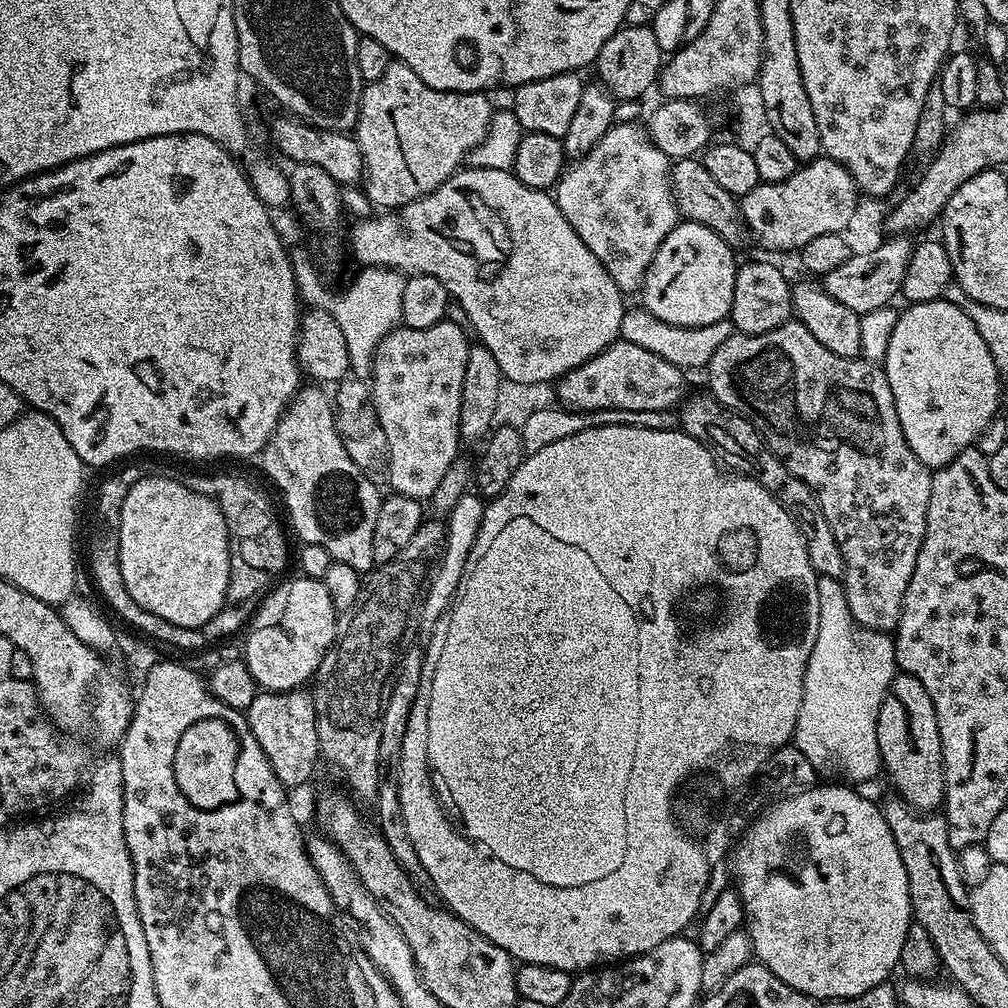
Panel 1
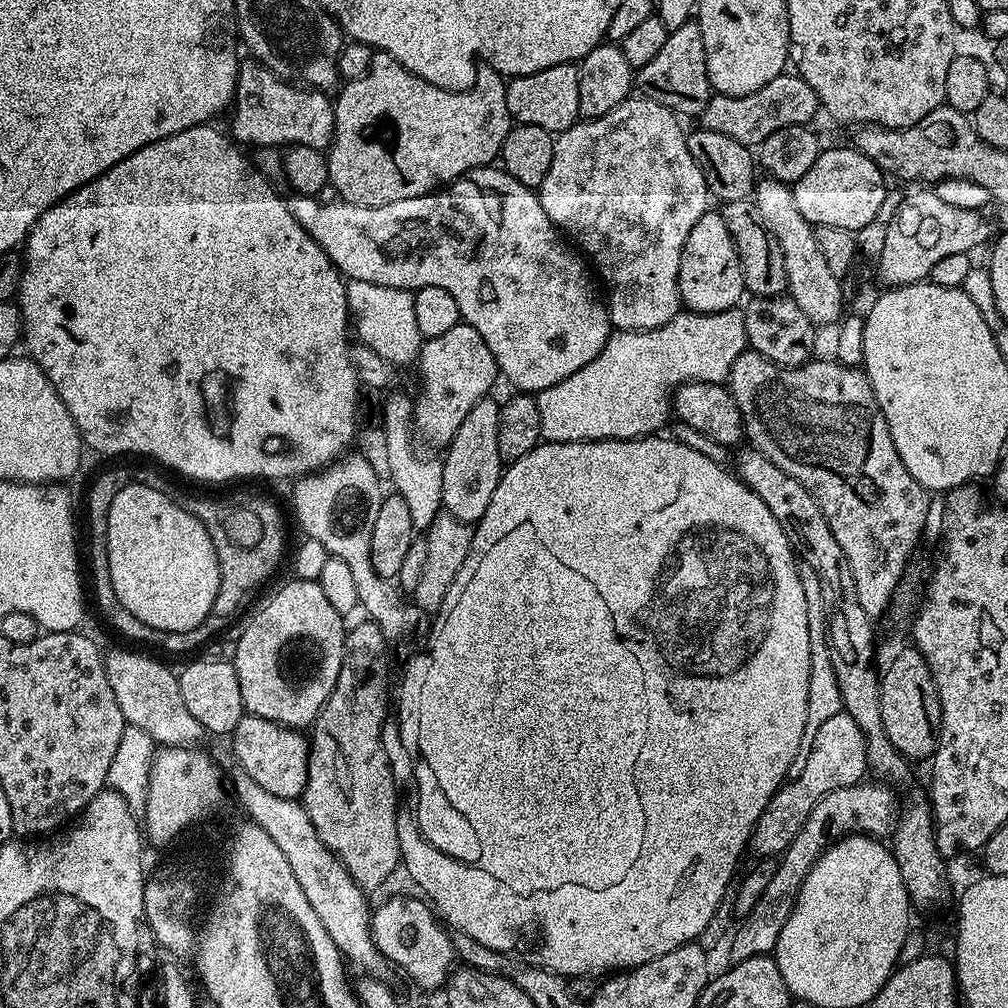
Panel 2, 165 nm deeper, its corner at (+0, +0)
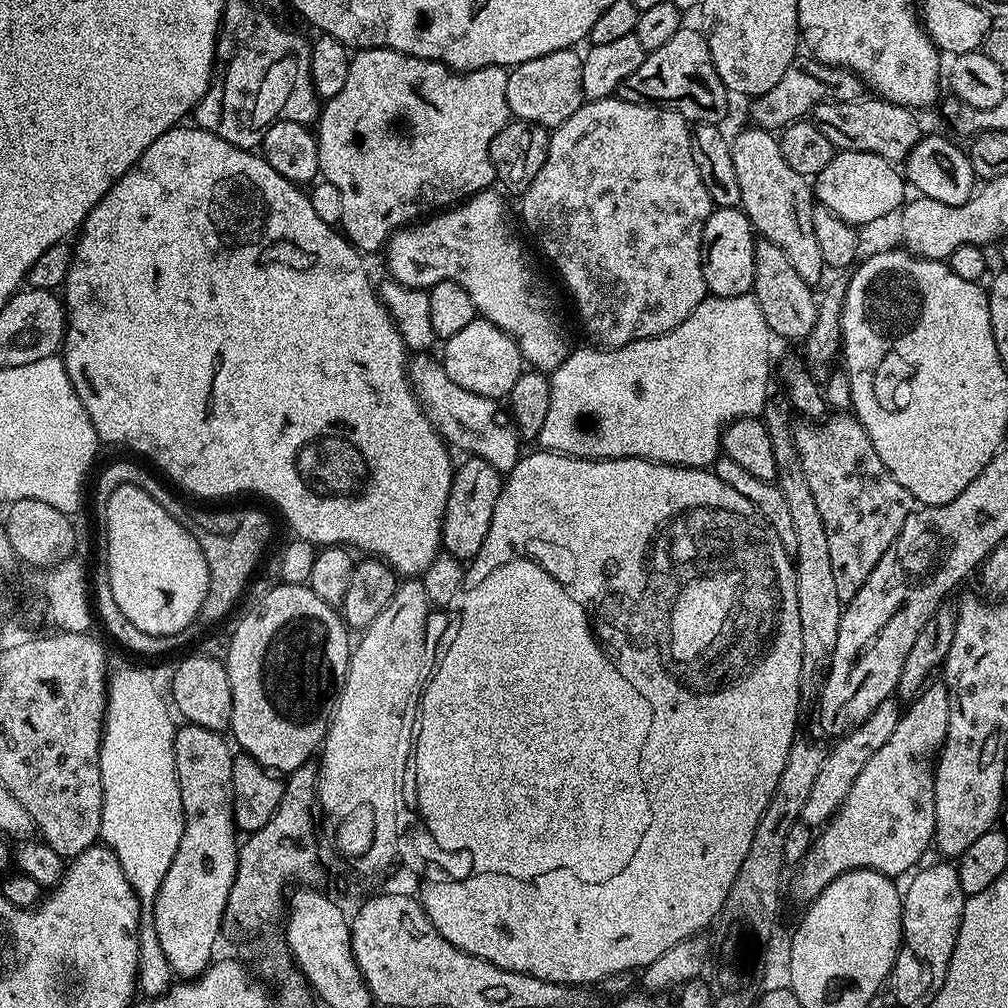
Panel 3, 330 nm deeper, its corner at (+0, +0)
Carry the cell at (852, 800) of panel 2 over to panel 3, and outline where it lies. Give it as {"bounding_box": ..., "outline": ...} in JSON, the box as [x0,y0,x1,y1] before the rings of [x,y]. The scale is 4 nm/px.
{"bounding_box":[790,678,951,904],"outline":[[[936,678],[925,684],[901,711],[898,726],[894,726],[886,746],[862,766],[862,774],[854,778],[854,786],[842,806],[815,833],[806,855],[799,857],[800,865],[790,876],[794,903],[811,904],[834,878],[853,868],[873,868],[883,876],[900,878],[903,872],[911,873],[921,863],[928,848],[930,852],[936,835],[934,761],[944,747],[951,705],[948,687],[943,679]]]}

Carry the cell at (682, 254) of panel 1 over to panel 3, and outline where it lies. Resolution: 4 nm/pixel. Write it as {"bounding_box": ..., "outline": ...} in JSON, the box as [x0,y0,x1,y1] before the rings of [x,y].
{"bounding_box":[702,208,757,296],"outline":[[[716,208],[706,218],[706,226],[702,230],[702,250],[704,251],[704,281],[709,293],[714,296],[747,296],[752,292],[754,282],[754,250],[756,249],[757,233],[754,231],[750,218],[743,208]]]}

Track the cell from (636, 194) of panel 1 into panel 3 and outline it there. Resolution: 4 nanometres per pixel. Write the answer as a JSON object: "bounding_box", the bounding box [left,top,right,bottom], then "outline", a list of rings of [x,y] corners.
{"bounding_box":[520,98,714,348],"outline":[[[609,98],[607,100],[590,100],[585,102],[582,107],[570,114],[570,118],[566,118],[566,122],[562,122],[556,128],[551,129],[548,138],[548,153],[546,154],[546,162],[542,162],[542,170],[538,170],[538,178],[534,178],[534,182],[530,182],[530,186],[522,193],[520,204],[520,216],[524,219],[524,224],[530,231],[536,235],[536,240],[540,243],[540,248],[544,251],[544,256],[550,263],[556,267],[556,272],[560,275],[562,283],[568,287],[568,292],[572,295],[572,300],[576,303],[576,312],[580,315],[580,320],[584,323],[584,332],[589,336],[593,345],[601,348],[621,348],[627,344],[632,344],[635,340],[645,340],[651,336],[661,336],[670,330],[674,330],[674,326],[682,323],[689,314],[694,310],[694,306],[698,306],[704,301],[704,297],[709,295],[708,287],[704,281],[704,251],[702,250],[702,230],[706,226],[706,218],[714,211],[714,205],[710,194],[706,194],[706,186],[702,186],[702,174],[698,174],[698,166],[694,166],[694,154],[692,153],[692,133],[690,131],[689,121],[685,120],[679,112],[673,112],[670,108],[662,108],[654,104],[635,104],[634,102],[626,102],[619,98]]]}

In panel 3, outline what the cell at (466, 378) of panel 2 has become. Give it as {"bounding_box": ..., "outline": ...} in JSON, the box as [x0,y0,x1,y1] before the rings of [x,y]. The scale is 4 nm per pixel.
{"bounding_box":[442,318,526,401],"outline":[[[483,318],[472,320],[470,326],[447,337],[443,344],[442,363],[446,374],[450,374],[450,378],[462,386],[462,390],[470,390],[470,394],[503,401],[510,390],[514,390],[514,382],[518,382],[521,372],[526,368],[519,344],[501,328],[494,326],[494,322]]]}

